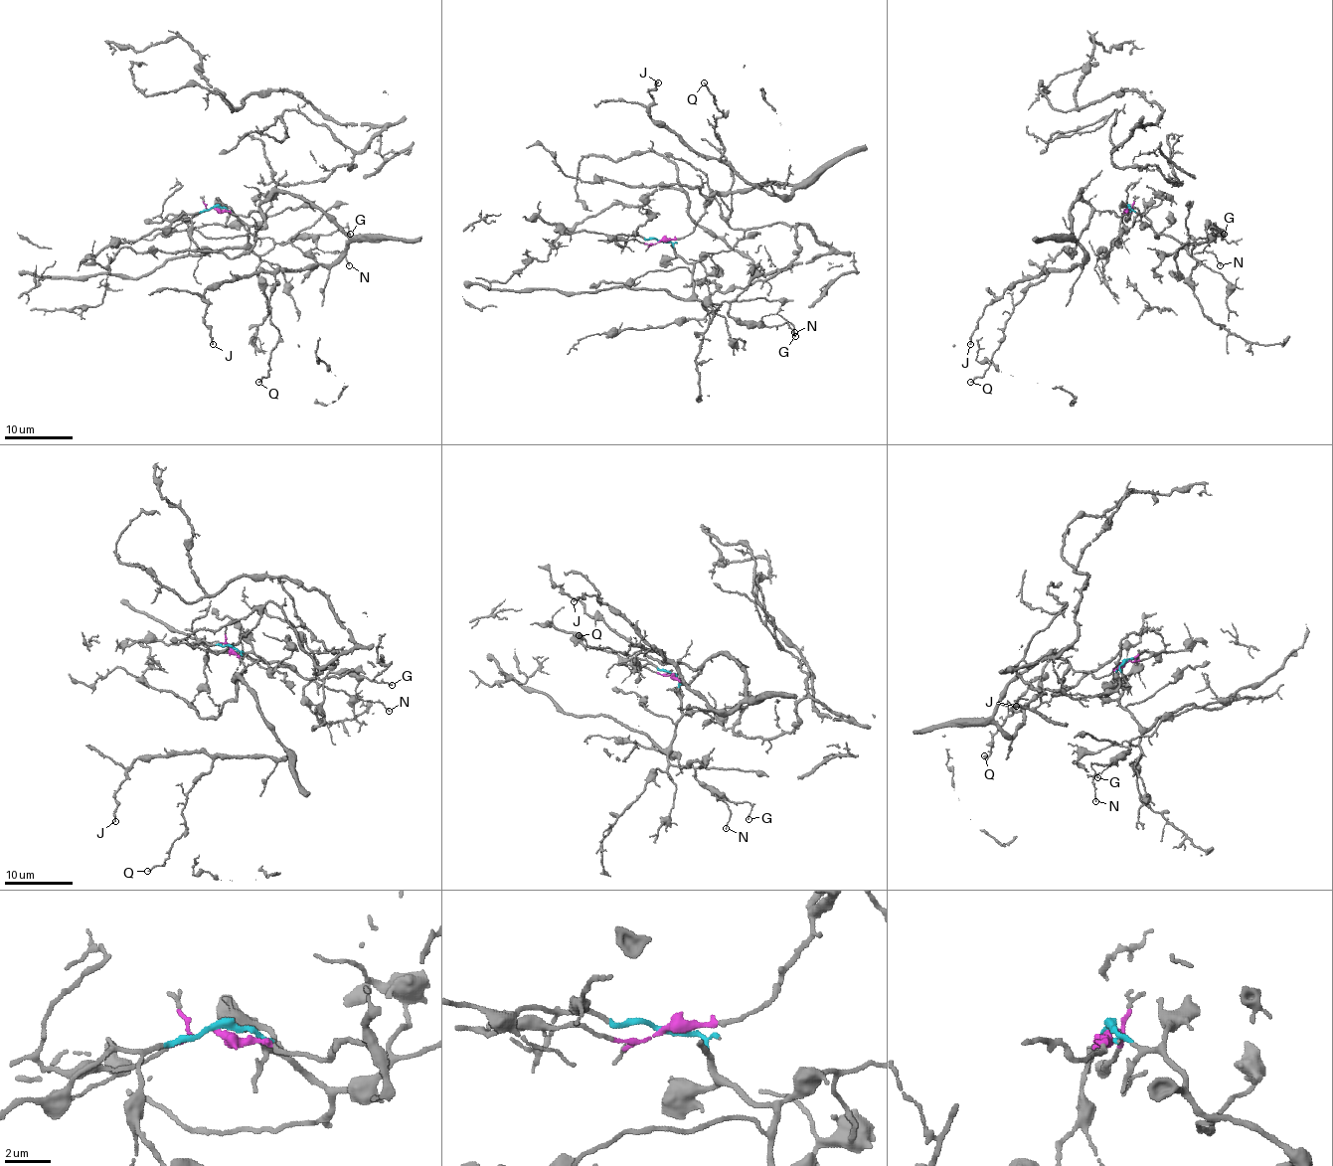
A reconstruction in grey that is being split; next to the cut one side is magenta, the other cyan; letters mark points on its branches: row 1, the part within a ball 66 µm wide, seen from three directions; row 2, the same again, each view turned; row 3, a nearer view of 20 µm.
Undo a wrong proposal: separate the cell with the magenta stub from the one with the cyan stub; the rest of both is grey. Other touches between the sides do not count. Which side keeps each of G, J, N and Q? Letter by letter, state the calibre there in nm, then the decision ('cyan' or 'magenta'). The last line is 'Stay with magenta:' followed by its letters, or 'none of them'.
G: 140 nm | cyan
J: 200 nm | magenta
N: 120 nm | cyan
Q: 150 nm | magenta
Stay with magenta: J, Q

